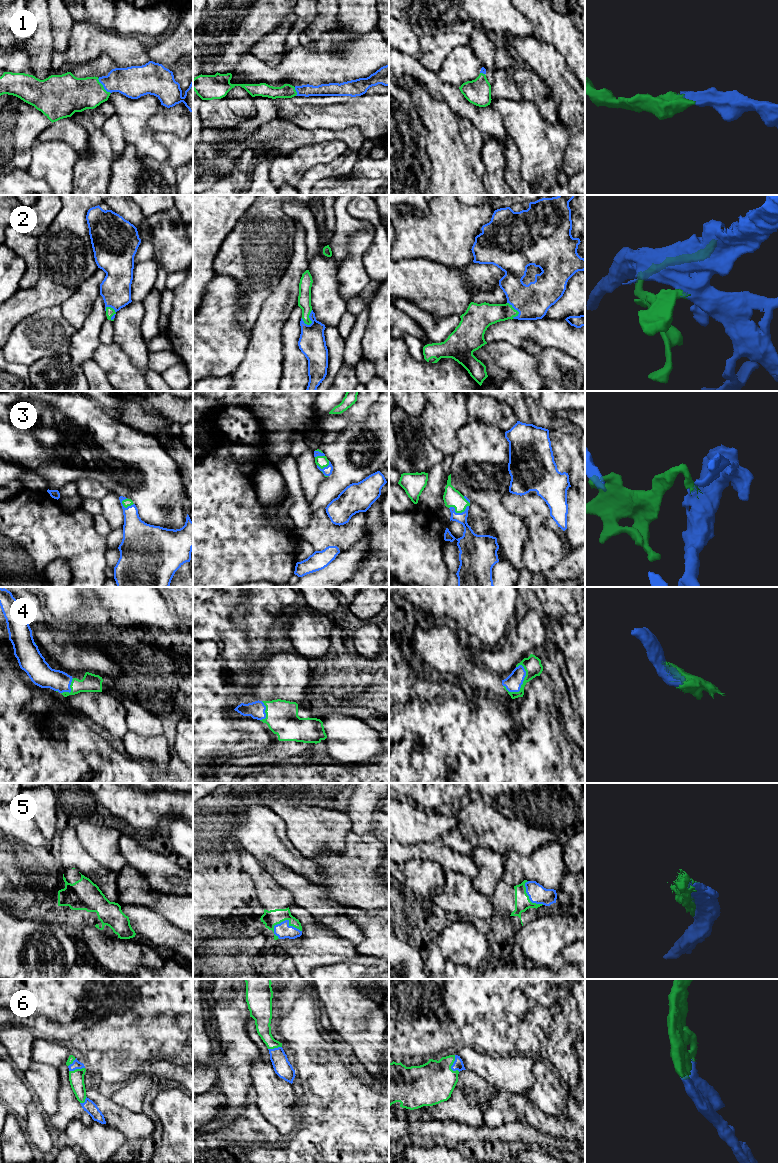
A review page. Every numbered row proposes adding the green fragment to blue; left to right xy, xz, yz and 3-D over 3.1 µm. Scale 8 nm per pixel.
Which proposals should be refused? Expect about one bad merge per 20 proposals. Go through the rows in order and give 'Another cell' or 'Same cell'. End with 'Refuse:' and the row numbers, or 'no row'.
1: Same cell
2: Same cell
3: Same cell
4: Same cell
5: Same cell
6: Same cell
Refuse: no row

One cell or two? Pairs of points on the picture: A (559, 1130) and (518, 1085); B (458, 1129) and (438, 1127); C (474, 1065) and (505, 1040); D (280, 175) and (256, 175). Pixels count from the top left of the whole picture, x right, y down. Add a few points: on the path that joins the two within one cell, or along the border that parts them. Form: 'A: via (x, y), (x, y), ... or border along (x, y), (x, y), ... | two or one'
A: border along (503, 1089), (526, 1095) | two
B: via (453, 1129), (443, 1129) | one
C: border along (482, 1052), (493, 1056), (511, 1056) | two
D: border along (269, 160), (270, 181), (273, 184) | two

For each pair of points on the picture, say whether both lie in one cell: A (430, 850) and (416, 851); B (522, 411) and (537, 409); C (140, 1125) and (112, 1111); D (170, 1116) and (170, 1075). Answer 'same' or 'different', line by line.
A: same
B: different
C: same
D: different

